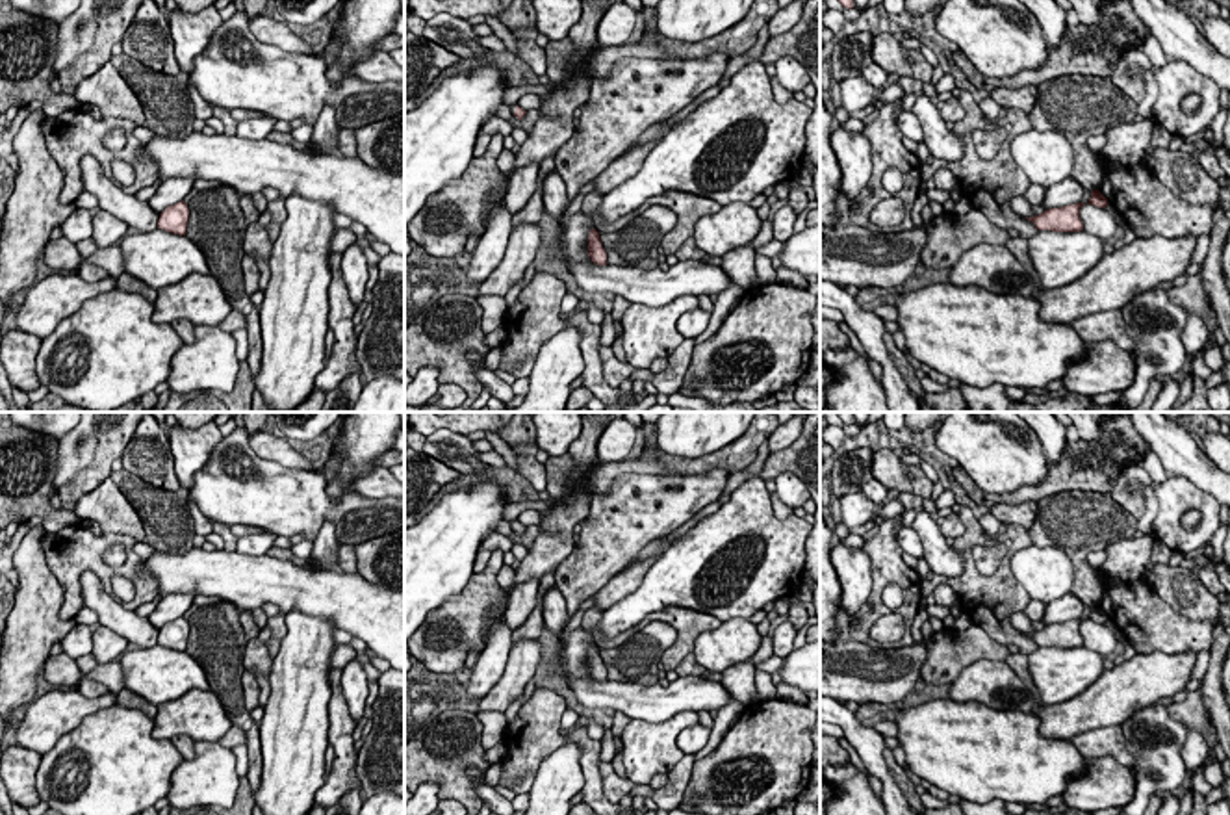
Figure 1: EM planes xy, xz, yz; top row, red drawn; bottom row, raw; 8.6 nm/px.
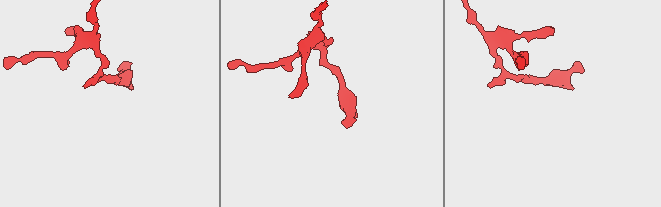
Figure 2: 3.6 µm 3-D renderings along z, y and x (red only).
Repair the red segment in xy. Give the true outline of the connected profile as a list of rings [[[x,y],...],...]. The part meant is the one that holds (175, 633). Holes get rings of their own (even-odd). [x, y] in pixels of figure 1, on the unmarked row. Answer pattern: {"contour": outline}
{"contour": [[[180,616],[173,622],[167,622],[158,635],[158,644],[186,652],[189,637],[189,624],[187,618]]]}

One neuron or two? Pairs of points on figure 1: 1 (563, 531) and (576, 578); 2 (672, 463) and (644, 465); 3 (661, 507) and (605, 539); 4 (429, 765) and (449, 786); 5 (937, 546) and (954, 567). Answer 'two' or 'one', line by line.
1: two
2: one
3: one
4: one
5: one

